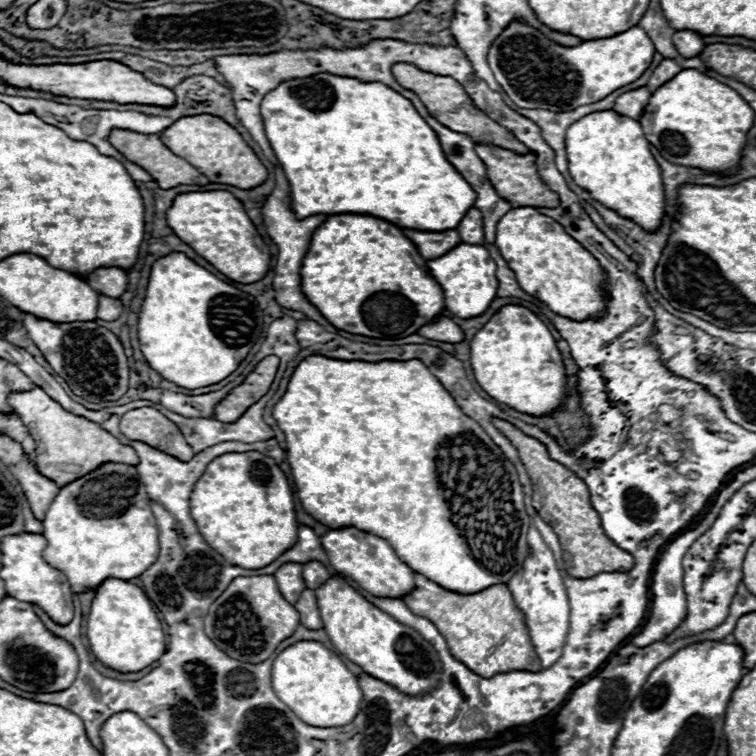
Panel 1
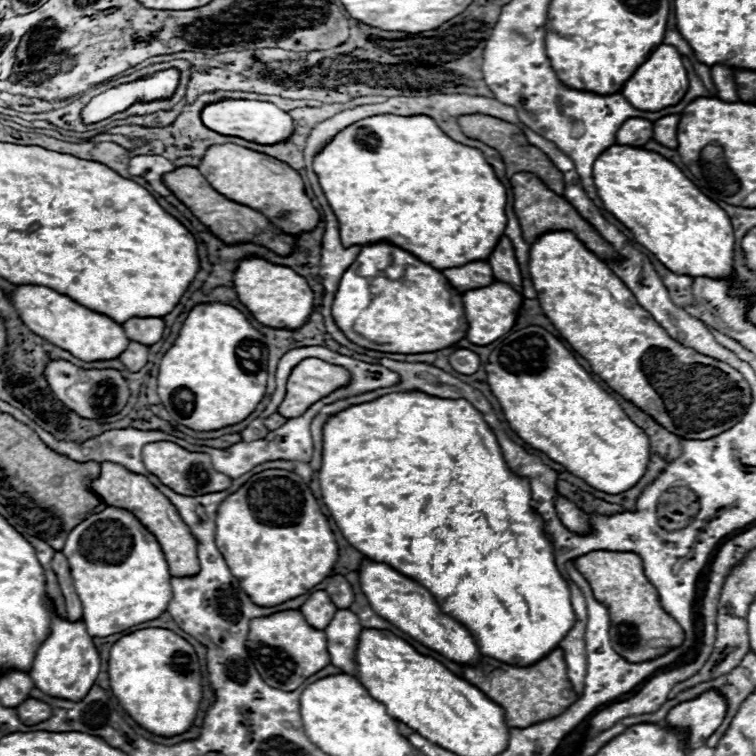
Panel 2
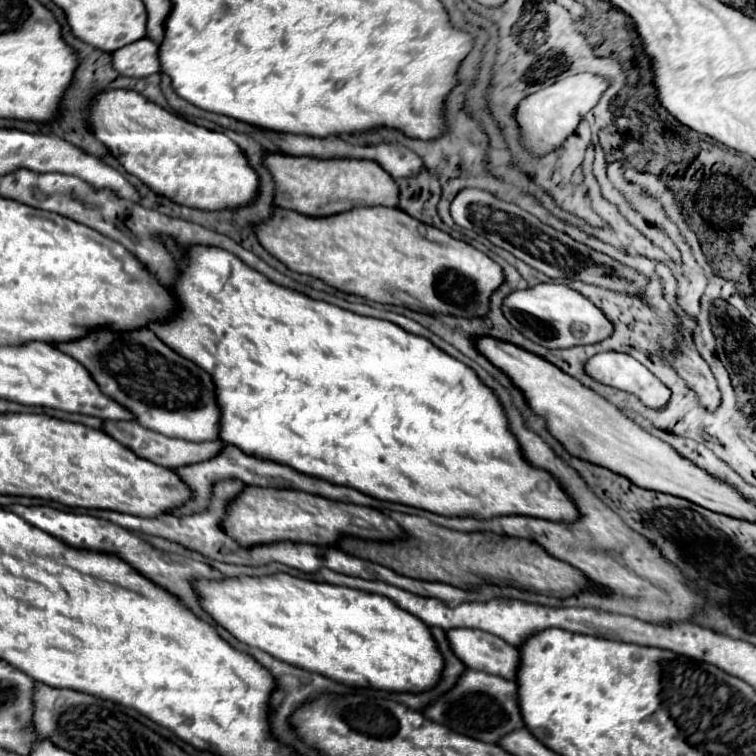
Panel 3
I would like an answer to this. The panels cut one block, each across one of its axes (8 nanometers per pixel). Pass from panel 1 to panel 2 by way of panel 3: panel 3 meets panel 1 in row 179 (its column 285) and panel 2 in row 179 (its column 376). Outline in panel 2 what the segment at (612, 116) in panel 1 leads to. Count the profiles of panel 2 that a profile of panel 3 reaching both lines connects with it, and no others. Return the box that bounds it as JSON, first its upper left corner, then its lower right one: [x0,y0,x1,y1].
[594,144,734,278]

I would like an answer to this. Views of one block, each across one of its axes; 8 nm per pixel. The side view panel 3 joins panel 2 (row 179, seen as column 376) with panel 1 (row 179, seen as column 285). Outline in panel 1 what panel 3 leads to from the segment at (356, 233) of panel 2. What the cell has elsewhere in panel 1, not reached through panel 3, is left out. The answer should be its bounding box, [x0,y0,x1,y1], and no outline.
[260,74,474,230]

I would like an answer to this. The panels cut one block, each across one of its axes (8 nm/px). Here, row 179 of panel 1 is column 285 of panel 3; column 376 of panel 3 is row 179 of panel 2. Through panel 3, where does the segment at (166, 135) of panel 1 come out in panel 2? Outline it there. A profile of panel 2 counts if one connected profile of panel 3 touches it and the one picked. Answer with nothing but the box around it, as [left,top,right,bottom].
[198,144,320,236]

